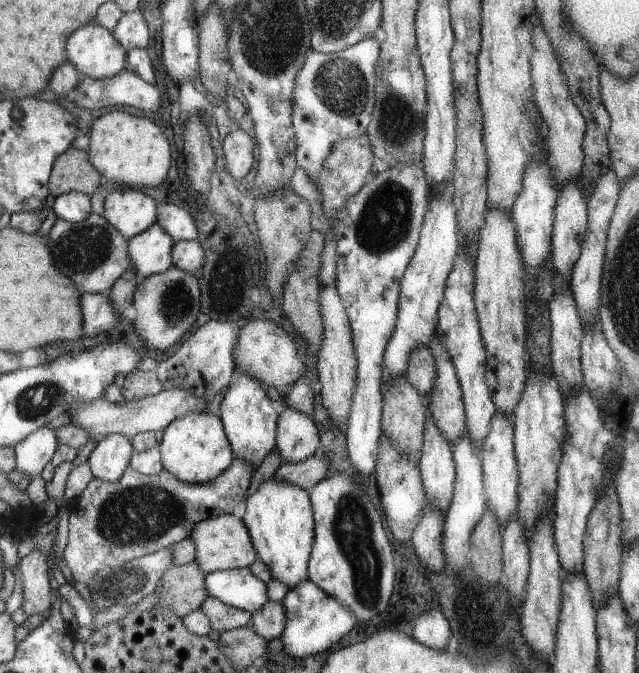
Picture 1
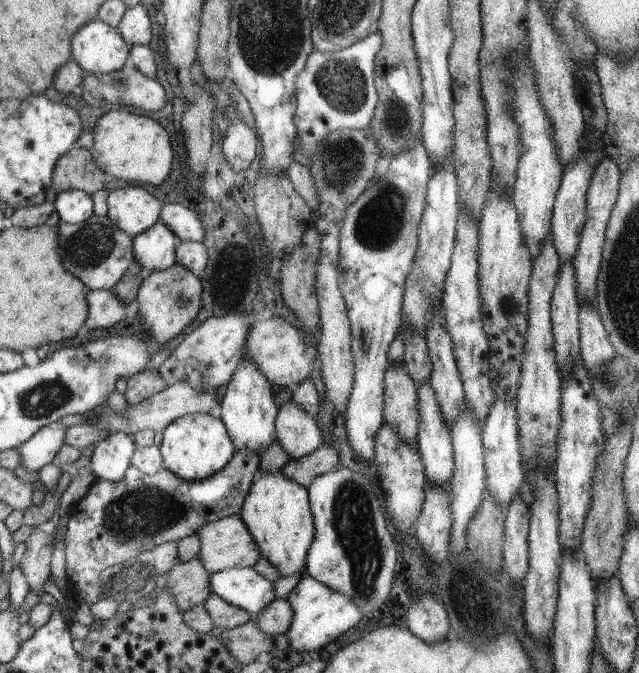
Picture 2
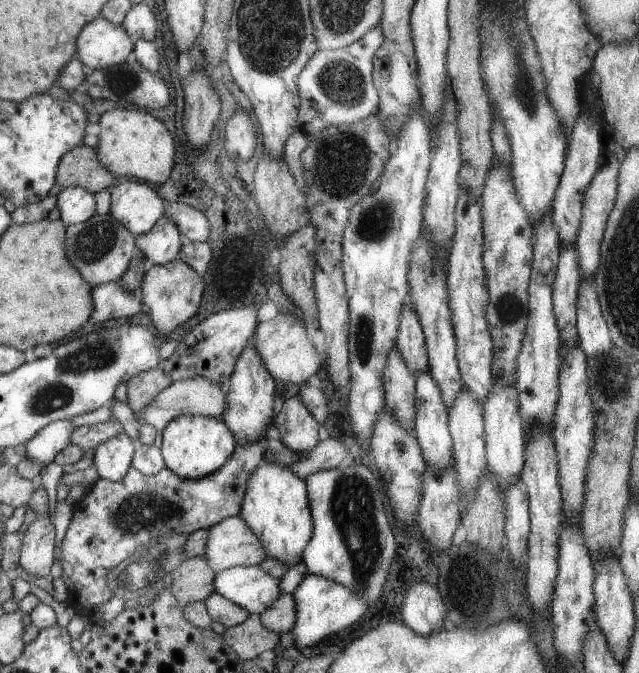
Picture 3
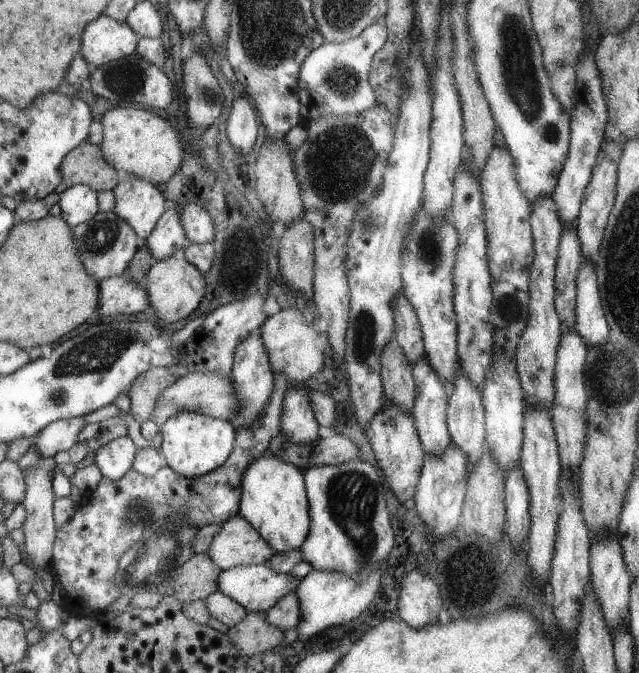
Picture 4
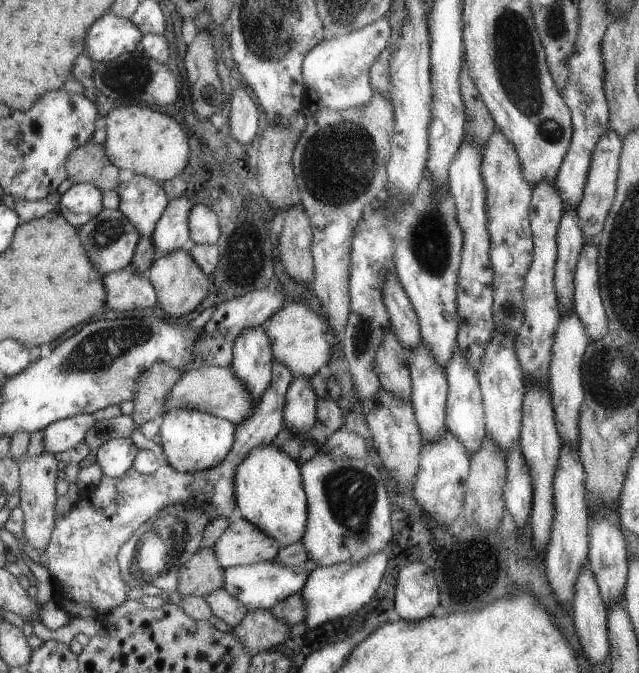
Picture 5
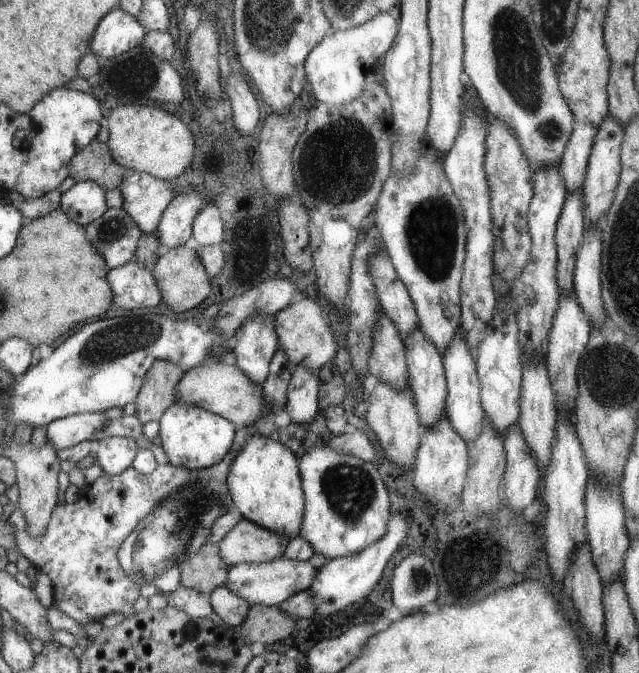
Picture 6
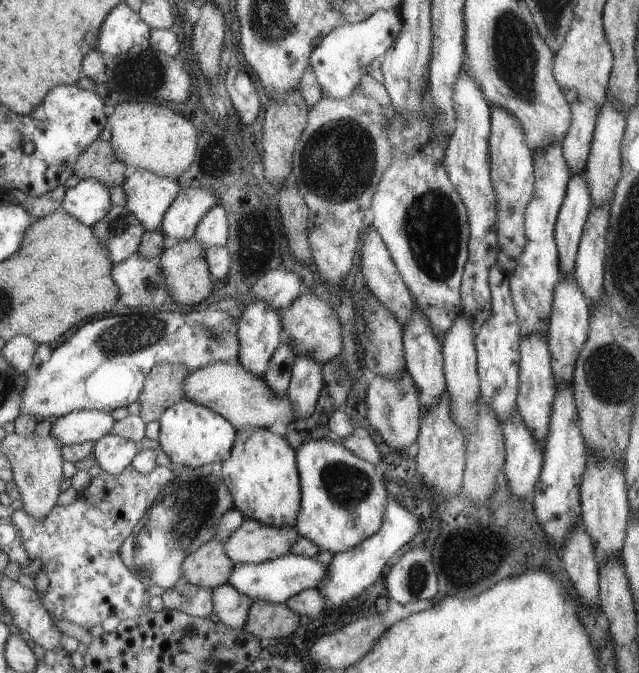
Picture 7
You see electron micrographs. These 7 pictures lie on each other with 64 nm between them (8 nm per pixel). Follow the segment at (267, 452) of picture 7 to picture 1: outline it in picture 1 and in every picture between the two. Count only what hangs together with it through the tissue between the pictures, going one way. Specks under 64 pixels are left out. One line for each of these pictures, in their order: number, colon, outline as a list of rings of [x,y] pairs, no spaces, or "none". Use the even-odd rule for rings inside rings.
1: [[[271,478],[263,482],[253,496],[249,494],[245,502],[247,502],[247,510],[241,520],[251,534],[259,560],[267,564],[273,580],[283,582],[289,590],[309,580],[307,568],[309,568],[311,548],[315,544],[315,536],[313,536],[315,518],[311,508],[311,496],[307,496],[307,492],[299,486],[277,482]]]
2: [[[281,472],[261,474],[257,482],[253,482],[245,504],[241,508],[243,524],[247,524],[251,536],[261,548],[261,556],[271,562],[281,578],[289,576],[305,576],[307,566],[307,550],[315,540],[313,534],[313,512],[309,502],[309,492],[295,480],[285,478]]]
3: [[[263,460],[247,480],[247,494],[239,516],[261,540],[269,558],[277,558],[281,564],[287,564],[287,570],[303,560],[303,548],[307,548],[313,536],[313,516],[311,502],[307,498],[307,484],[303,478],[297,478],[293,470]]]
4: [[[263,454],[255,458],[251,464],[247,464],[247,472],[243,472],[243,488],[241,488],[241,504],[239,504],[239,516],[247,520],[255,530],[259,530],[259,536],[267,540],[267,544],[277,552],[295,552],[295,548],[303,548],[307,542],[307,536],[311,532],[311,514],[309,514],[309,502],[307,502],[307,488],[303,482],[303,470],[295,468],[293,464],[285,462],[283,458],[275,454]]]
5: [[[261,444],[251,448],[251,452],[243,458],[243,464],[239,464],[235,472],[235,508],[237,516],[243,516],[247,522],[263,530],[267,536],[283,546],[303,540],[303,536],[307,534],[307,494],[303,490],[303,474],[299,464],[273,444]]]
6: [[[251,436],[247,444],[239,450],[239,456],[231,464],[231,472],[227,476],[229,502],[241,518],[255,522],[271,532],[283,534],[287,538],[297,538],[303,528],[303,512],[305,512],[305,494],[299,474],[299,462],[287,446],[279,440]]]

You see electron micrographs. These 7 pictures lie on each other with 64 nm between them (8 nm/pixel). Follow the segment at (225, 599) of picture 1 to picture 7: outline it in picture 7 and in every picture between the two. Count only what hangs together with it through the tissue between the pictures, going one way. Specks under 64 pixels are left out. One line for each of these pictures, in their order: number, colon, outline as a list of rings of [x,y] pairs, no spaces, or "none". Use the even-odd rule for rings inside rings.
2: [[[229,568],[209,578],[211,594],[225,602],[243,608],[251,616],[257,616],[269,602],[275,600],[273,582],[261,578],[255,568]]]
3: [[[241,566],[219,572],[215,574],[213,586],[215,594],[225,596],[249,614],[261,614],[281,596],[279,580],[259,566]]]
4: [[[251,564],[221,572],[219,590],[247,612],[267,612],[271,606],[277,606],[279,598],[295,592],[299,582],[289,574],[269,570],[265,564]]]
5: [[[275,560],[249,566],[233,566],[225,570],[223,590],[227,590],[227,594],[245,604],[247,610],[271,610],[277,602],[287,600],[291,594],[299,594],[307,576],[309,576],[307,570],[299,570],[299,566],[285,566],[281,562],[277,564]]]
6: [[[277,558],[271,562],[263,562],[263,564],[237,564],[231,566],[227,572],[227,588],[237,594],[239,598],[247,600],[249,606],[255,604],[263,604],[263,606],[279,606],[283,600],[287,600],[289,596],[309,590],[309,584],[315,576],[317,568],[311,566],[309,562],[297,562],[291,558]]]
7: [[[285,554],[275,560],[267,560],[263,564],[235,564],[227,584],[235,586],[243,596],[249,596],[253,602],[261,600],[269,604],[285,604],[295,594],[303,590],[313,590],[325,574],[327,574],[327,566],[317,562],[315,558]]]

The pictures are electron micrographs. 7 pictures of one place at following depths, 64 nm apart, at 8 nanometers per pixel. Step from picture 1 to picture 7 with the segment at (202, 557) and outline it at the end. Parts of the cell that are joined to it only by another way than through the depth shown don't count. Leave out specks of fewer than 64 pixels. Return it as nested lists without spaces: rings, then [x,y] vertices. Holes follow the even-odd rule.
[[[245,518],[243,524],[227,536],[223,546],[233,564],[263,564],[285,556],[297,538],[299,532],[295,528],[273,528]]]

